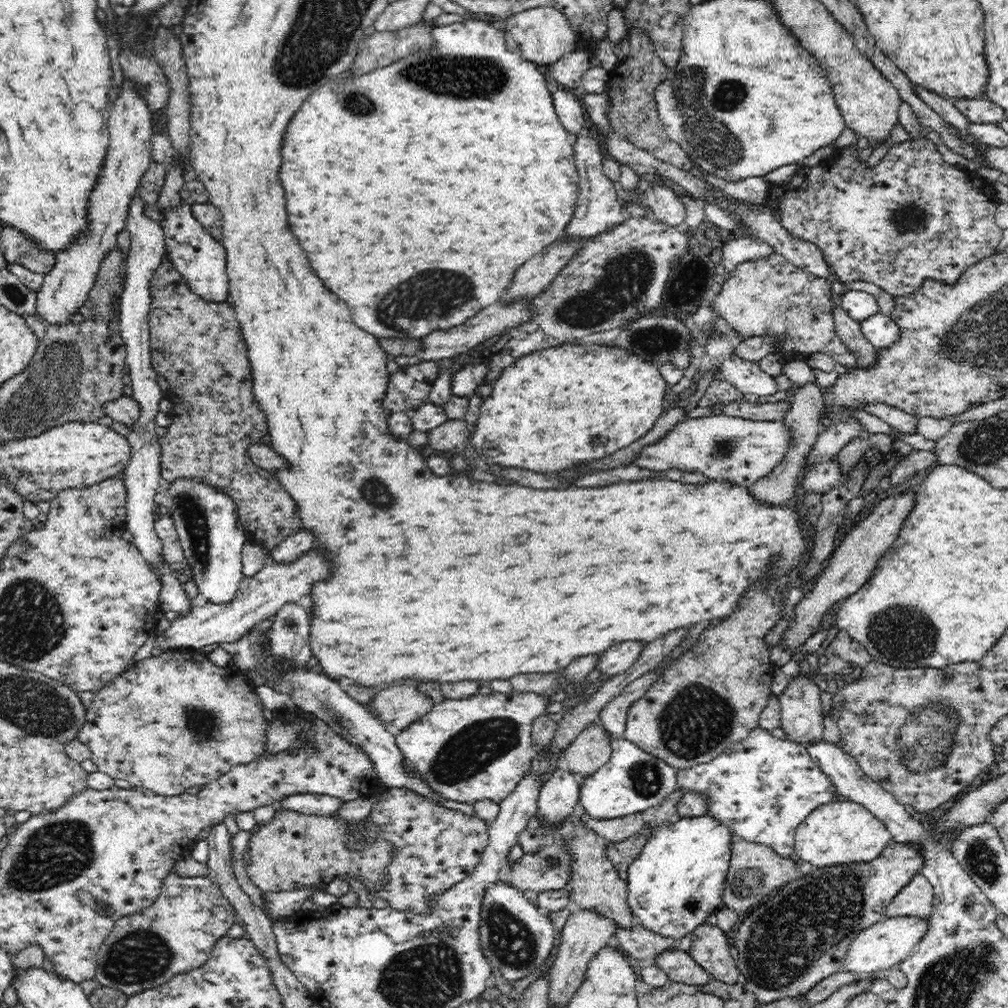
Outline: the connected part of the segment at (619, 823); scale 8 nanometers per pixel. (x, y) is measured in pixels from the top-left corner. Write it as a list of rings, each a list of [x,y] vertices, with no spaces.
[[[638,812],[629,817],[596,820],[588,813],[581,816],[581,822],[592,829],[603,842],[622,842],[639,834],[645,828],[642,813]]]

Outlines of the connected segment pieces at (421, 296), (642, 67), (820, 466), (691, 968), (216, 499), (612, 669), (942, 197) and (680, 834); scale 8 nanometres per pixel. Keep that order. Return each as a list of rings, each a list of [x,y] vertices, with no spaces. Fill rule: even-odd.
[[[464,19],[461,22],[447,22],[443,26],[433,28],[434,44],[425,51],[416,51],[410,56],[401,58],[396,63],[380,67],[372,72],[363,74],[362,76],[351,75],[348,78],[337,77],[330,80],[324,88],[320,88],[318,92],[314,92],[300,108],[300,112],[290,120],[284,140],[282,140],[282,166],[280,166],[280,180],[286,192],[286,212],[288,212],[288,222],[290,222],[290,230],[292,234],[300,240],[302,248],[308,252],[308,260],[310,266],[316,270],[316,274],[320,276],[320,280],[324,282],[324,286],[334,292],[336,296],[340,296],[340,300],[344,300],[352,312],[354,322],[358,324],[362,330],[373,334],[377,338],[406,338],[406,339],[422,339],[436,330],[448,330],[455,326],[464,324],[469,318],[476,316],[483,308],[498,302],[502,296],[506,297],[506,288],[510,286],[516,270],[530,258],[534,256],[534,252],[538,252],[538,248],[542,248],[542,244],[552,244],[557,241],[560,236],[565,238],[566,228],[571,222],[572,215],[575,211],[575,204],[578,200],[578,178],[576,174],[576,164],[574,164],[574,148],[570,144],[570,136],[564,130],[565,126],[560,122],[555,111],[553,99],[553,83],[549,76],[539,71],[538,64],[524,60],[518,53],[510,52],[507,49],[504,40],[503,31],[492,27],[486,21],[477,19]],[[434,272],[444,272],[444,274],[458,274],[458,276],[434,276]]]
[[[631,31],[628,40],[630,51],[612,70],[605,90],[605,95],[611,102],[607,116],[611,128],[634,146],[652,153],[657,160],[688,172],[693,162],[687,156],[687,152],[667,135],[655,110],[655,90],[662,80],[668,78],[669,68],[655,53],[647,35]]]
[[[836,454],[830,460],[824,460],[824,462],[818,462],[818,464],[812,464],[810,468],[806,468],[802,486],[806,491],[824,495],[830,489],[840,486],[849,477],[850,473],[851,470],[842,473]]]
[[[678,948],[660,952],[654,961],[658,967],[668,975],[669,980],[674,982],[687,983],[692,986],[704,986],[713,977],[708,974],[693,958],[689,952]]]
[[[177,477],[164,492],[155,494],[155,502],[174,521],[181,547],[193,568],[192,581],[198,587],[198,593],[207,601],[230,601],[244,577],[241,550],[248,538],[234,499],[204,478]]]
[[[628,640],[628,642],[618,642],[614,648],[608,648],[601,655],[596,669],[608,677],[624,673],[640,659],[645,646],[644,641],[632,642],[632,640]]]
[[[927,138],[910,139],[899,142],[889,148],[886,156],[874,166],[868,168],[866,161],[860,160],[859,145],[848,145],[838,149],[834,155],[826,162],[821,162],[813,168],[808,166],[799,167],[794,177],[783,186],[773,186],[770,190],[772,200],[776,210],[780,210],[779,222],[783,228],[786,228],[791,236],[804,239],[816,244],[818,250],[822,251],[824,259],[830,265],[831,278],[842,281],[845,285],[853,280],[865,280],[874,283],[876,286],[883,288],[885,292],[896,297],[913,295],[921,288],[925,279],[936,279],[940,283],[954,284],[959,276],[965,274],[973,264],[980,262],[983,258],[992,256],[996,252],[996,247],[1000,244],[1003,237],[1003,231],[996,225],[995,217],[996,208],[1000,203],[996,197],[993,184],[986,182],[985,179],[977,176],[975,173],[958,170],[944,161],[942,154],[936,148],[936,145]]]
[[[710,814],[680,817],[666,825],[655,828],[646,841],[640,856],[630,864],[627,876],[628,905],[638,925],[648,930],[679,940],[690,934],[697,926],[722,907],[722,896],[730,866],[733,847],[733,831],[723,821]]]

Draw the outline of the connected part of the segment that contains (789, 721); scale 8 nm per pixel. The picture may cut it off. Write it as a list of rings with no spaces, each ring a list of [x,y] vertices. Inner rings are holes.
[[[798,674],[778,697],[780,727],[787,739],[804,747],[820,742],[823,719],[820,688],[804,674]]]

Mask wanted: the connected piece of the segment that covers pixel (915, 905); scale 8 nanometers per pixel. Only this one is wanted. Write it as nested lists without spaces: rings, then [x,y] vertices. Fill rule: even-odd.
[[[918,872],[890,901],[885,910],[885,918],[912,916],[928,920],[932,915],[934,894],[933,885],[921,872]]]

